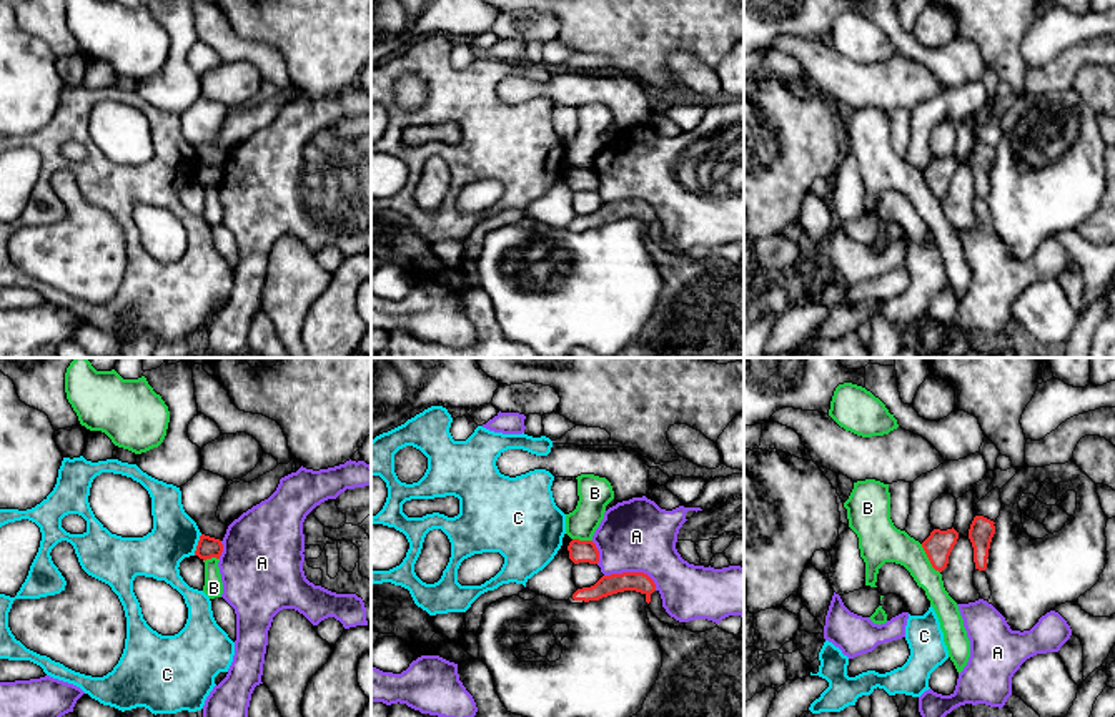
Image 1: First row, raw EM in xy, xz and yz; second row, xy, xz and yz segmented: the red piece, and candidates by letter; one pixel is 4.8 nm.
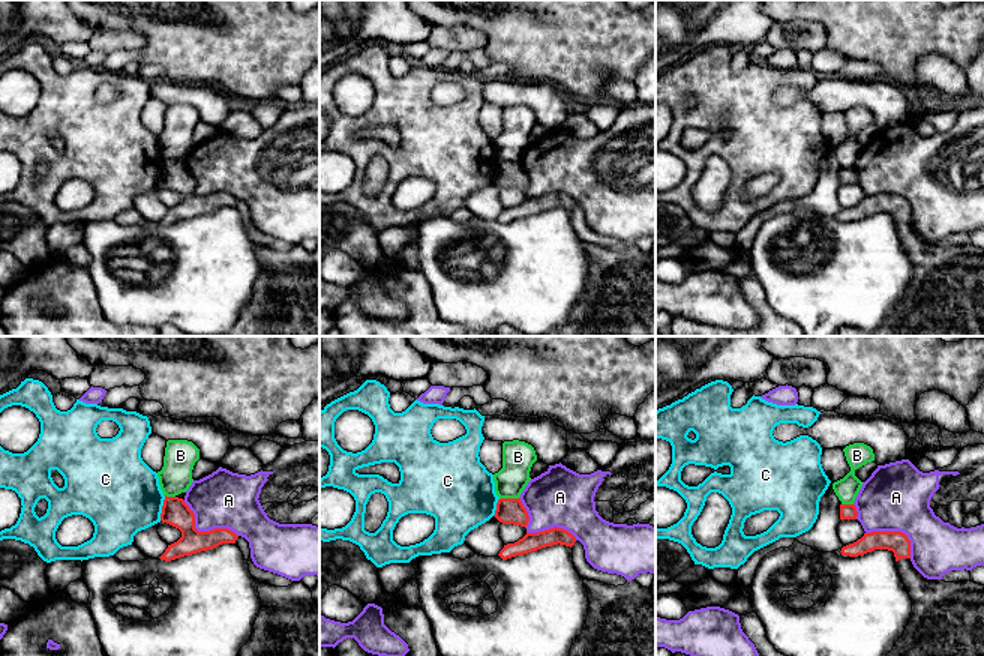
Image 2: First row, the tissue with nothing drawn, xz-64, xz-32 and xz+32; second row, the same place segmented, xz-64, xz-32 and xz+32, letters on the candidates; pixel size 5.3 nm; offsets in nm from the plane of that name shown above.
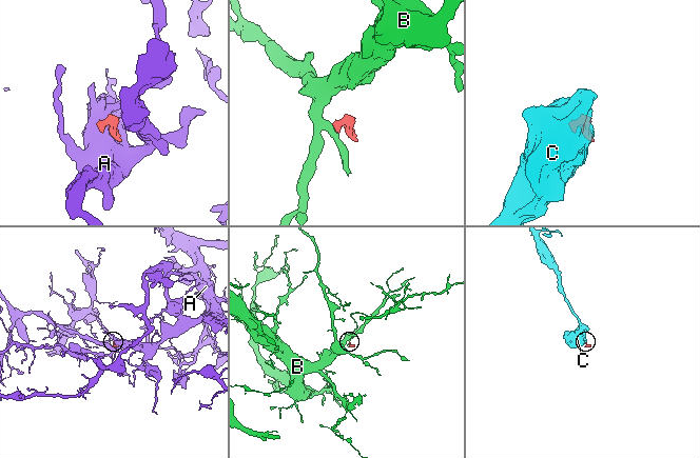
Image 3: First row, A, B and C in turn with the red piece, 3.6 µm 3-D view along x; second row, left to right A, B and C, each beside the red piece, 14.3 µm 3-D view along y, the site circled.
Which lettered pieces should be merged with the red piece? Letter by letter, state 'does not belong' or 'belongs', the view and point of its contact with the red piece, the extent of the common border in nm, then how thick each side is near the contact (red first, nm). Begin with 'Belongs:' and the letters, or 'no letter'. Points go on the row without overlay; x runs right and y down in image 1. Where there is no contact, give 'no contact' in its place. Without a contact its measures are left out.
Belongs: no letter
A: does not belong; meets red in xz at (633, 200); contact 260 nm long; 100 nm thick on the red side, 360 nm on the other
B: does not belong; meets red in yz at (929, 187); contact 170 nm long; 140 nm thick on the red side, 200 nm on the other
C: does not belong; meets red in xy at (198, 172); contact 110 nm long; 100 nm thick on the red side, 220 nm on the other

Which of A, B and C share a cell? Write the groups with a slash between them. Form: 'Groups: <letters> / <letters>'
Groups: A / B / C

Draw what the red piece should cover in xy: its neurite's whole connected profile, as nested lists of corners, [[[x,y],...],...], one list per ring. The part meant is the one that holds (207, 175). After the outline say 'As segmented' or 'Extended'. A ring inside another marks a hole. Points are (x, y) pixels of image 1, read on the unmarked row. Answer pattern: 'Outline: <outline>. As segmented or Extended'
Outline: [[[205,161],[200,163],[195,183],[206,188],[206,186],[211,186],[211,185],[220,186],[221,180],[223,180],[223,171],[221,171],[220,166],[215,166],[215,165],[210,165],[210,163],[205,163]]]. As segmented

